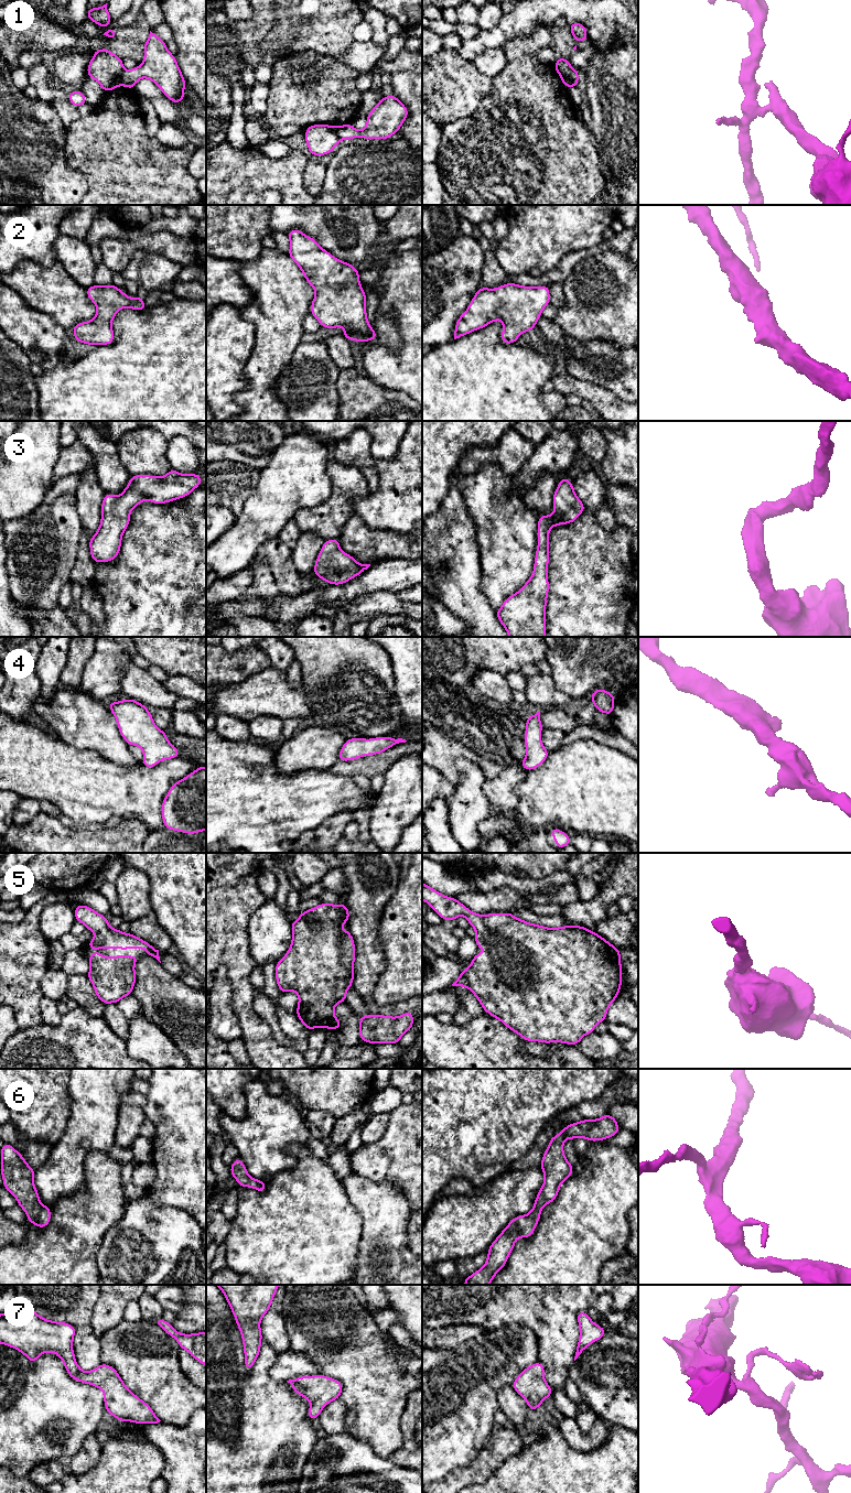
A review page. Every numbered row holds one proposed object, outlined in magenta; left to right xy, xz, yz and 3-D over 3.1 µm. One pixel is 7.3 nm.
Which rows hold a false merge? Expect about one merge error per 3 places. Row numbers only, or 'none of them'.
1

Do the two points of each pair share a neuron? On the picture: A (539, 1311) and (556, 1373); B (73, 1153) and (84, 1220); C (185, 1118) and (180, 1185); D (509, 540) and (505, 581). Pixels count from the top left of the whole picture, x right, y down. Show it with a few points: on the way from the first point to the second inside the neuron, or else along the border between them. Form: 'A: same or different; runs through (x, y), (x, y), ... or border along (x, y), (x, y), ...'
A: same; runs through (551, 1327), (556, 1331), (556, 1358)
B: different; border along (85, 1165), (83, 1186), (56, 1201)
C: same; runs through (185, 1135), (185, 1168)
D: same; runs through (509, 550), (509, 565), (505, 571)

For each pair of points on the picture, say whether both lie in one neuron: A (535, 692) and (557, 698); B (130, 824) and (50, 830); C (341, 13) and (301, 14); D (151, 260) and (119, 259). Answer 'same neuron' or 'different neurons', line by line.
A: same neuron
B: same neuron
C: same neuron
D: different neurons

